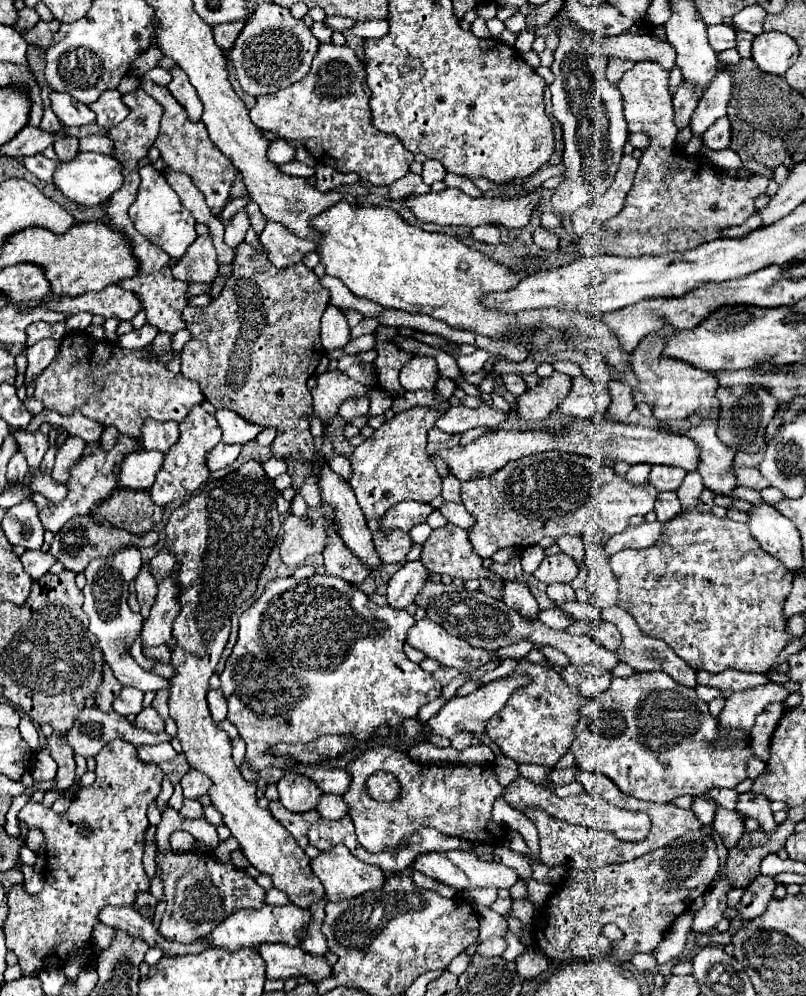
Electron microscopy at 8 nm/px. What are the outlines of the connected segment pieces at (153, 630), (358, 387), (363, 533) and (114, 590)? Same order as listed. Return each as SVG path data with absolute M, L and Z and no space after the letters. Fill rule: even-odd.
M172 572L158 584L156 602L150 608L150 616L144 622L142 628L142 644L144 648L166 644L166 640L172 636L172 620L176 620L180 612L180 600L176 600L176 594L180 594L180 588L172 584Z
M328 370L318 376L318 388L312 390L314 410L322 420L334 420L334 416L338 414L338 406L346 398L364 394L370 394L366 386L344 376L340 370Z
M328 466L320 470L320 492L322 500L332 504L336 508L336 520L340 522L340 536L344 544L372 570L378 572L380 568L380 558L374 552L372 544L372 534L366 526L366 518L356 502L356 496L352 488L336 476Z
M128 546L122 548L106 558L96 558L88 564L88 568L84 570L86 574L86 586L84 586L84 612L90 618L90 630L96 634L100 648L104 652L106 662L110 664L114 676L120 680L122 686L134 686L142 692L148 690L162 690L168 688L168 678L162 678L154 672L148 672L144 668L140 668L136 664L136 660L128 654L130 644L136 640L136 636L140 634L142 628L142 616L134 614L128 608L128 586L130 582L136 578L138 570L142 566L142 558L140 558L140 550L136 546Z

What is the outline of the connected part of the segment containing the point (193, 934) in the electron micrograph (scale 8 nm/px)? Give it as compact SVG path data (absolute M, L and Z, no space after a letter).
M172 850L166 852L166 856L156 856L156 868L158 876L164 880L164 896L166 896L166 912L160 924L160 934L168 940L176 942L194 942L202 936L206 936L212 928L216 928L224 916L230 916L232 912L238 912L242 908L262 908L264 906L264 890L244 872L236 870L232 864L220 864L214 860L208 852L186 852L186 854L174 854Z

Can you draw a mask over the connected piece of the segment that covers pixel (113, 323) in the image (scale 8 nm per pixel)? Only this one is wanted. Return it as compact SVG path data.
M108 318L106 322L104 322L104 338L108 340L108 342L112 342L112 344L116 344L116 340L118 340L118 336L116 336L116 328L118 328L118 324L120 324L120 320L118 318Z

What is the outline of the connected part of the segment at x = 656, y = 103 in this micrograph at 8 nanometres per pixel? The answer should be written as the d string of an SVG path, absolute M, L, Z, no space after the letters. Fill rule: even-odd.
M636 62L632 70L628 70L618 82L618 90L622 94L624 116L628 122L628 132L644 132L652 138L652 144L644 150L640 158L640 166L634 178L634 186L626 198L624 210L606 224L606 230L612 234L604 248L608 256L662 256L662 252L682 252L688 248L696 248L704 242L718 240L722 230L740 226L750 214L756 212L754 200L766 194L768 178L752 176L750 180L740 180L736 176L726 176L720 168L712 166L702 156L680 156L676 152L676 136L678 128L674 124L674 108L672 96L668 92L668 72L660 68L656 62Z

